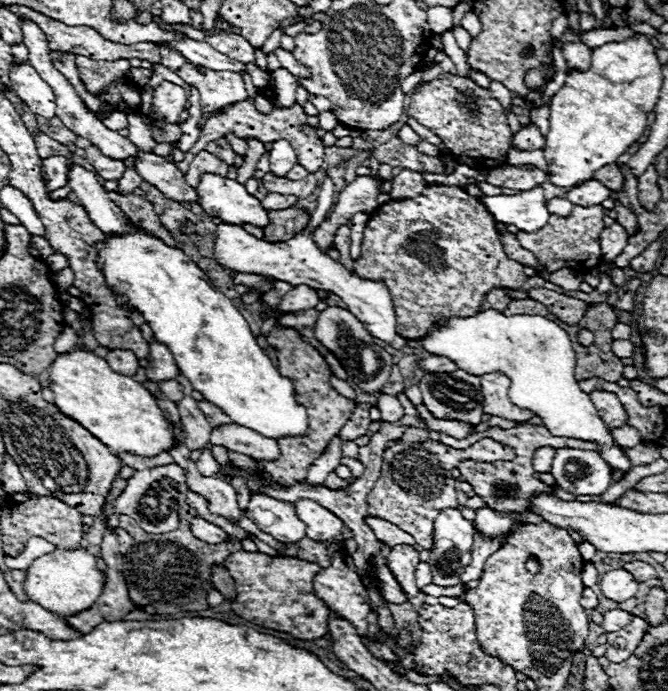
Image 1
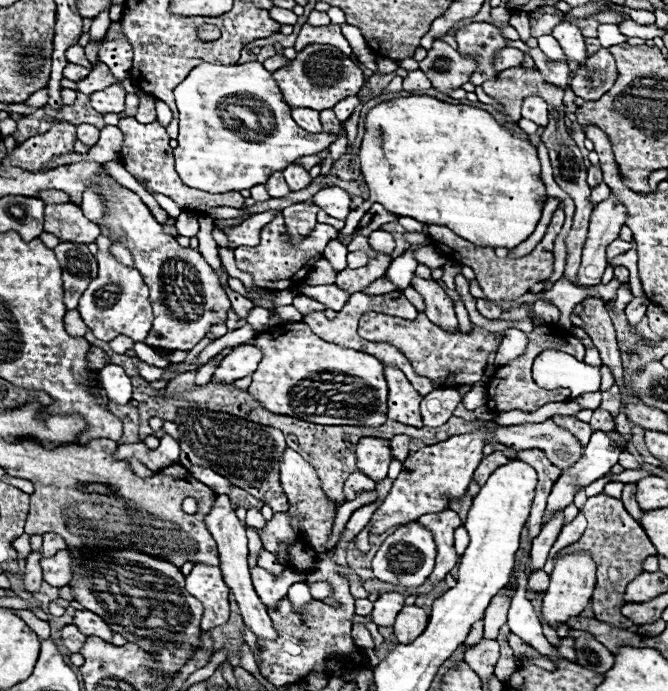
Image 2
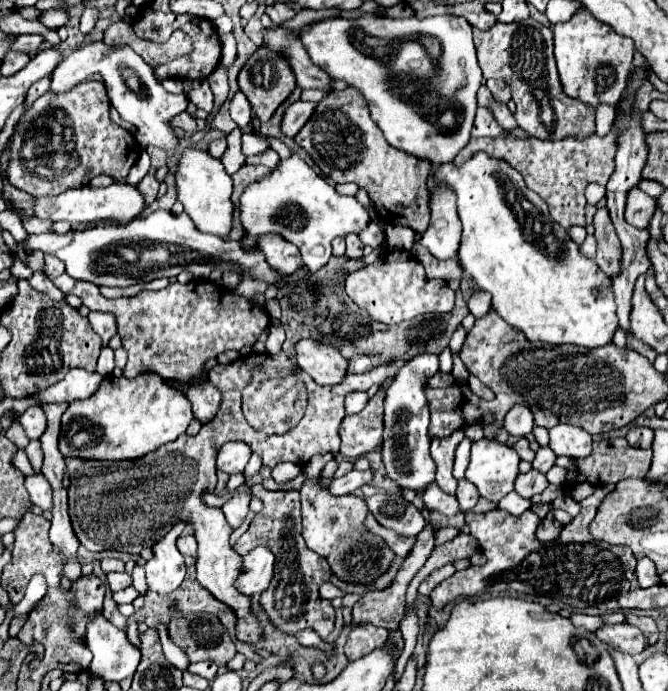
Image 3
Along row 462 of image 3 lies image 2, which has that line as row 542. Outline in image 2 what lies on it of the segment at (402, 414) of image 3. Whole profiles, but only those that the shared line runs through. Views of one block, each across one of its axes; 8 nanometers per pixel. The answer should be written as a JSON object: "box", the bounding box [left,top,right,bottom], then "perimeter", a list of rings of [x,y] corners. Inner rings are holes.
{"box":[372,522,436,588],"perimeter":[[[410,522],[406,526],[400,526],[394,534],[390,534],[380,546],[380,550],[376,552],[372,560],[374,578],[388,584],[416,588],[430,576],[434,568],[434,558],[436,558],[436,544],[434,538],[430,536],[430,530],[422,528],[422,524],[418,522]]]}

